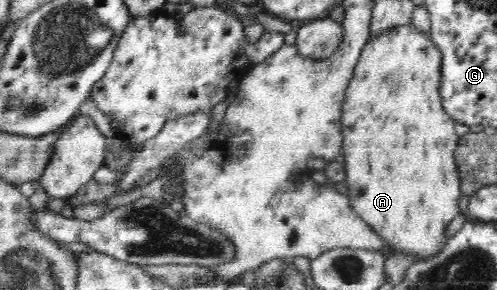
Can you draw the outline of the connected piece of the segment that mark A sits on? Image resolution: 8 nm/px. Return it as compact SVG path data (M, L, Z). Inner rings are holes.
M411 23L385 29L378 32L371 32L366 44L360 52L360 59L355 66L352 78L347 86L347 93L342 107L343 146L343 167L347 169L347 188L351 207L389 244L390 253L410 253L420 259L436 253L443 247L446 241L444 232L448 223L460 214L458 198L461 195L459 172L455 163L455 148L459 143L459 136L456 135L455 125L457 124L448 112L444 110L443 98L441 95L441 78L444 64L444 54L436 47L428 32L416 29Z

